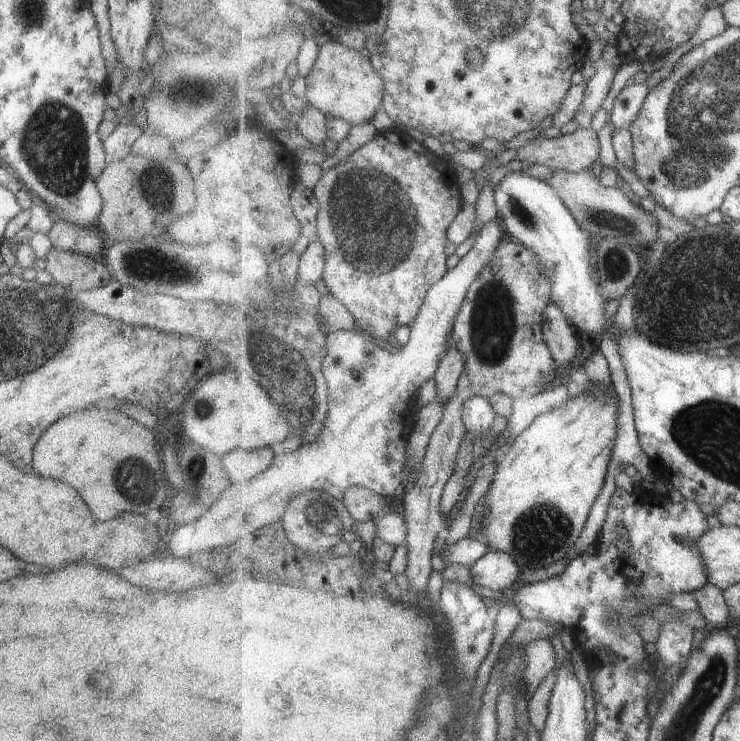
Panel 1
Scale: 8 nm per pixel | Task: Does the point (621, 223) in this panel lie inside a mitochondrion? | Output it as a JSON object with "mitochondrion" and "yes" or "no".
{"mitochondrion":"yes"}

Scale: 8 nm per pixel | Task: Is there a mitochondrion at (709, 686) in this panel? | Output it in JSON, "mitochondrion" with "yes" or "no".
{"mitochondrion":"yes"}

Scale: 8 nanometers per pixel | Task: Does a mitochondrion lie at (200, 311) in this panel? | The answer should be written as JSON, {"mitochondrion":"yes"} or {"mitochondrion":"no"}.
{"mitochondrion":"no"}

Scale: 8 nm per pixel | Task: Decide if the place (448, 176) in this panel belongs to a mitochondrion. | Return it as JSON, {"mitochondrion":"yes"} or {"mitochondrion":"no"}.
{"mitochondrion":"no"}

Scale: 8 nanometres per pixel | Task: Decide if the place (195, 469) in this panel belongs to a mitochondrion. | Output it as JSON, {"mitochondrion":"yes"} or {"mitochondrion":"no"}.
{"mitochondrion":"yes"}

